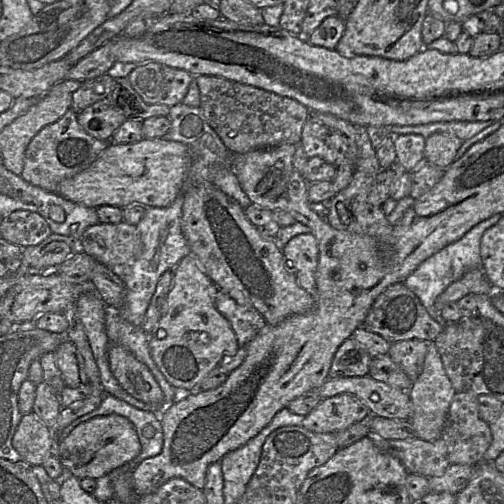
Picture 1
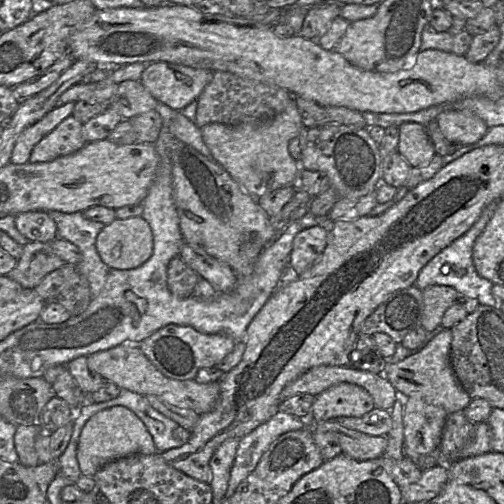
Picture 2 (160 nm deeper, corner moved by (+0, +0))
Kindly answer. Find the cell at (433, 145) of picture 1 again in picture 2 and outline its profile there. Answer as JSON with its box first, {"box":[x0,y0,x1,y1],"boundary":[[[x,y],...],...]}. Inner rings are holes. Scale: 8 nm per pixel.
{"box":[435,110,488,146],"boundary":[[[468,110],[445,111],[435,120],[445,138],[456,146],[473,144],[488,130],[487,124]]]}

